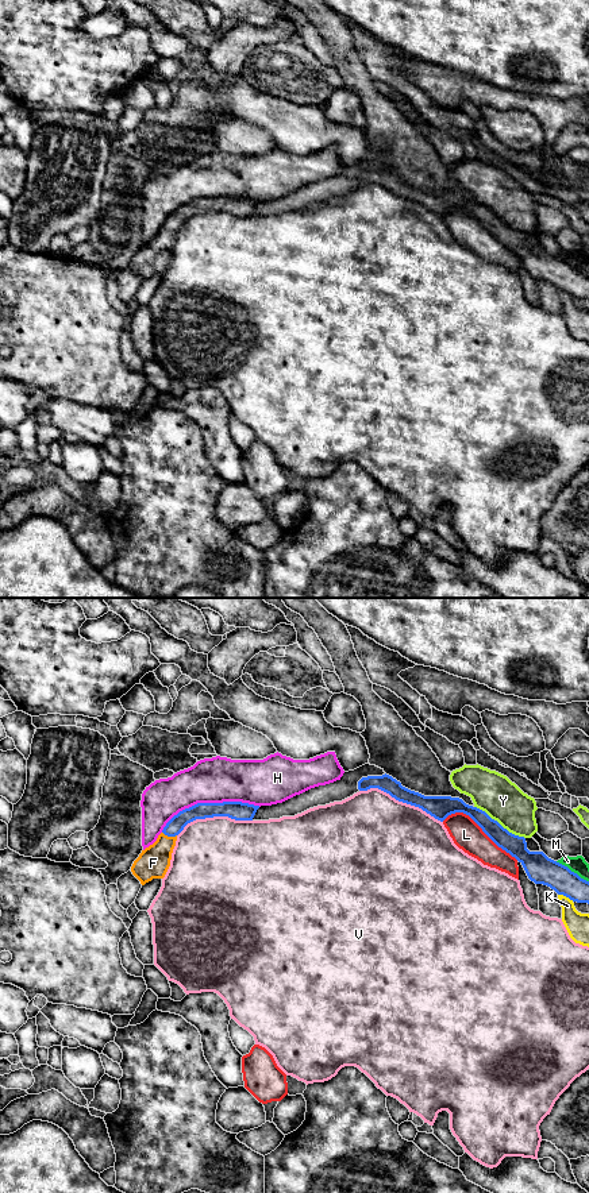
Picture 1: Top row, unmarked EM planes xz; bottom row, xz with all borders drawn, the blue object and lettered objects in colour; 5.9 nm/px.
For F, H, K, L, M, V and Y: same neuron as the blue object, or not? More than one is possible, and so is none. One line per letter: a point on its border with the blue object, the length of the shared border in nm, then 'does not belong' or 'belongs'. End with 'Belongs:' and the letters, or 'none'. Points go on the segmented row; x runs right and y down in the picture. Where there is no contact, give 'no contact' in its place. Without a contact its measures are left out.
F: contact xz (169, 836); length 90 nm; belongs
H: contact xz (208, 803); length 600 nm; does not belong
K: contact xz (566, 896); length 100 nm; does not belong
L: contact xz (480, 826); length 500 nm; does not belong
M: contact xz (570, 871); length 240 nm; does not belong
V: contact xz (401, 800); length 550 nm; does not belong
Y: contact xz (499, 823); length 360 nm; does not belong
Belongs: F

